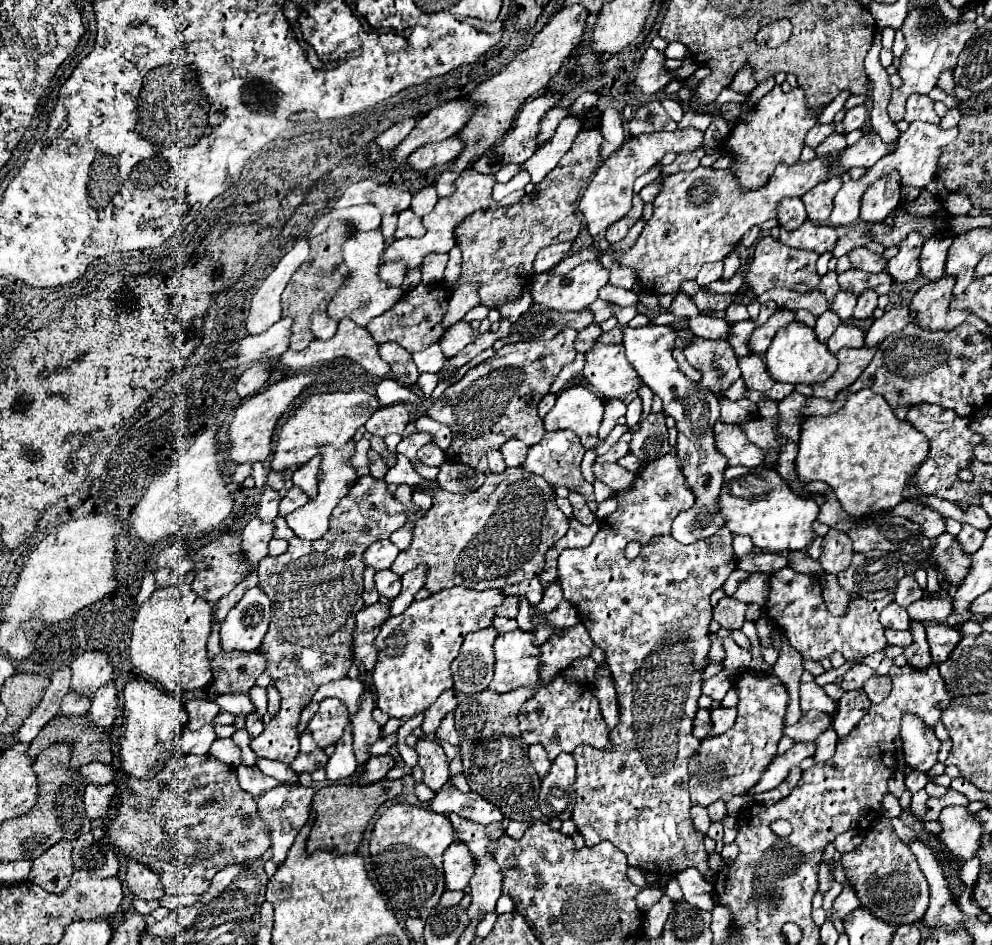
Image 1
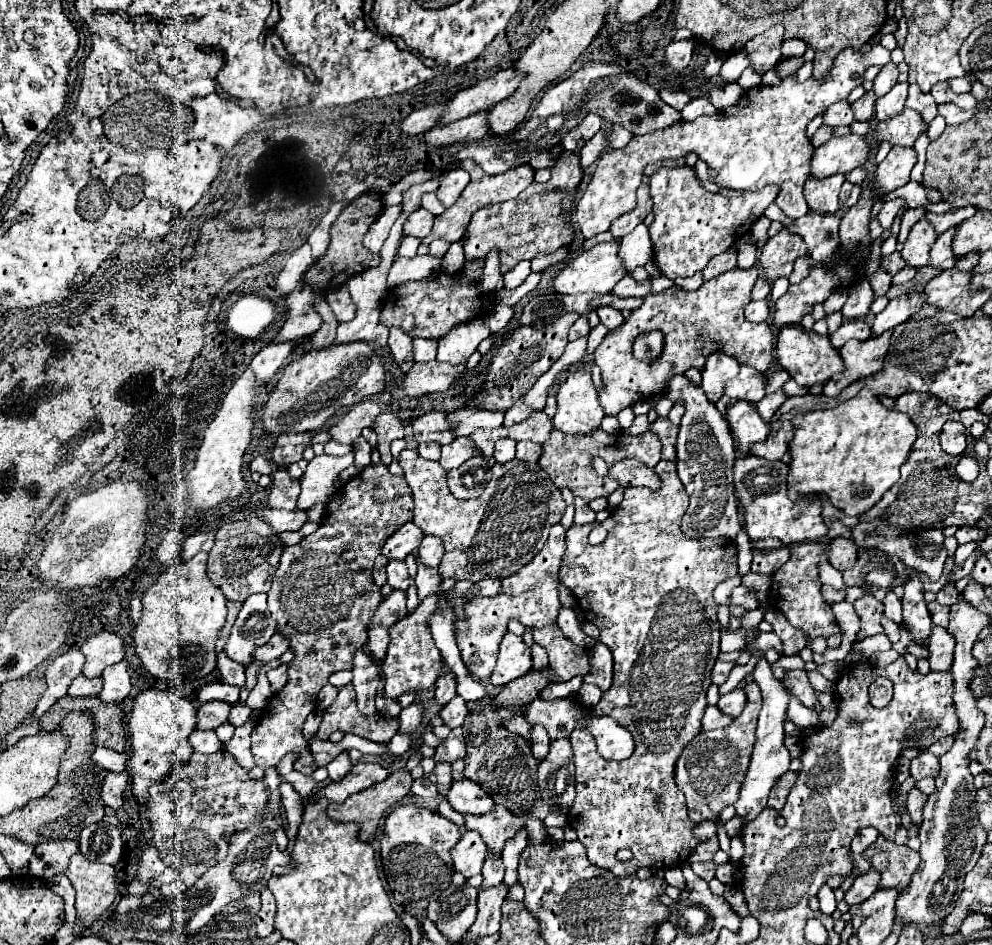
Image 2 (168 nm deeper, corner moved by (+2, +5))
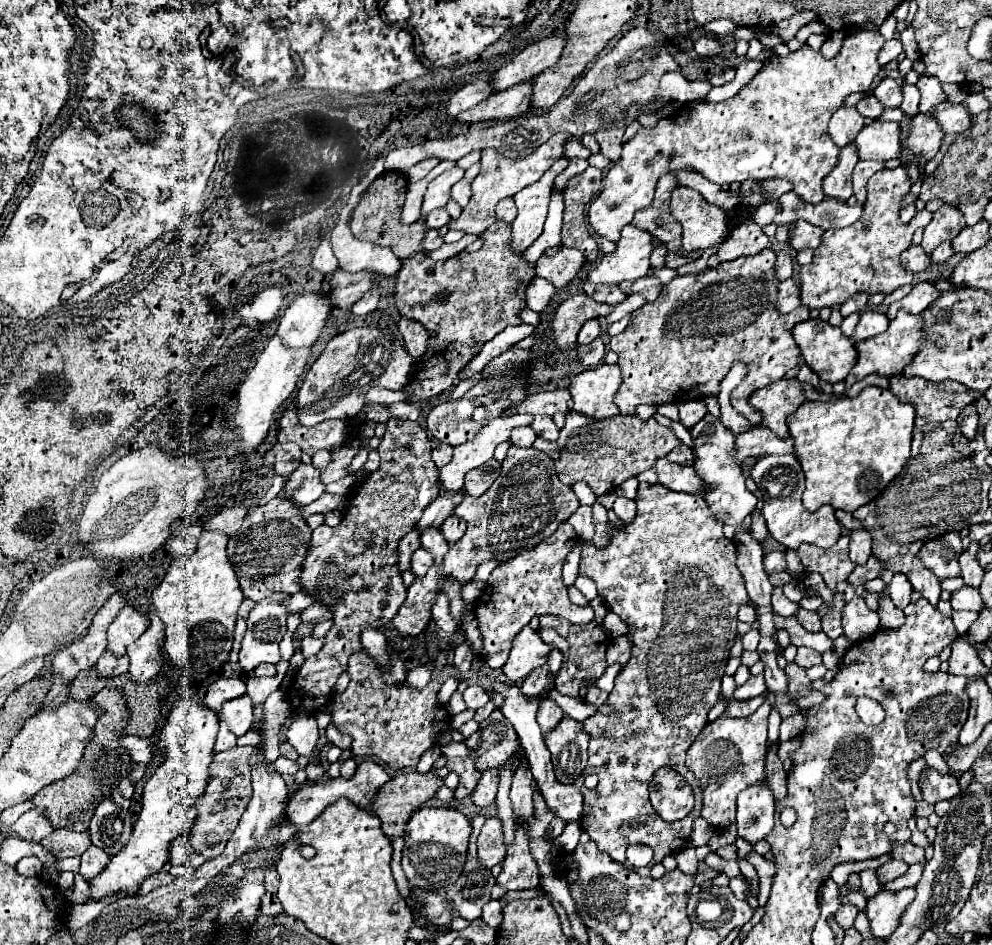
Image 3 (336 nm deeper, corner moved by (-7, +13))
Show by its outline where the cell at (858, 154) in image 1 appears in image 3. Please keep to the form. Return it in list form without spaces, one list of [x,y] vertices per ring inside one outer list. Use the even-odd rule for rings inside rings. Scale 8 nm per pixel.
[[[943,102],[933,108],[933,114],[935,114],[937,122],[943,126],[945,134],[951,134],[951,132],[961,134],[973,126],[973,116],[969,114],[969,110],[963,104]]]

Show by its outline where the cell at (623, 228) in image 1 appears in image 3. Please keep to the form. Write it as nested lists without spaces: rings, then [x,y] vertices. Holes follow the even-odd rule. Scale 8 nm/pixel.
[[[665,174],[655,190],[655,200],[651,202],[651,206],[639,210],[639,214],[635,214],[633,218],[633,226],[639,226],[643,230],[649,230],[661,244],[667,246],[669,252],[673,254],[683,254],[681,248],[681,226],[679,222],[675,222],[675,218],[671,216],[669,210],[669,202],[671,202],[671,192],[679,186],[679,180],[675,174]]]

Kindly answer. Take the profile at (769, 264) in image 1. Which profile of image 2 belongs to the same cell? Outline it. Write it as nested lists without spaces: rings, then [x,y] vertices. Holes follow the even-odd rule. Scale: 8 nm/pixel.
[[[782,228],[776,236],[768,238],[768,242],[762,246],[758,266],[760,266],[762,276],[774,282],[776,278],[790,276],[794,262],[802,256],[808,256],[808,250],[802,238]]]

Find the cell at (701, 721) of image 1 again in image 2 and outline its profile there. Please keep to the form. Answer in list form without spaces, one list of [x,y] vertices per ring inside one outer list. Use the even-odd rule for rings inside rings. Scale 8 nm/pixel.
[[[708,706],[706,712],[704,712],[704,718],[702,718],[702,730],[708,732],[708,730],[714,730],[714,728],[722,728],[722,726],[728,726],[732,722],[730,716],[722,716],[722,712],[716,708],[716,706]]]

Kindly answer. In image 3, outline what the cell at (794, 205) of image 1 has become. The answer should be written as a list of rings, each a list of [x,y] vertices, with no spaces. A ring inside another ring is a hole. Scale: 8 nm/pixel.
[[[857,32],[847,34],[843,40],[841,52],[827,60],[821,52],[805,46],[797,52],[789,52],[787,56],[773,56],[763,60],[763,68],[757,76],[735,96],[725,102],[707,102],[707,100],[693,100],[681,104],[681,108],[659,122],[655,130],[641,128],[635,138],[623,144],[623,156],[617,164],[611,166],[605,178],[603,192],[591,202],[589,208],[589,224],[593,226],[595,234],[619,242],[621,228],[631,224],[637,210],[643,210],[651,204],[657,180],[663,174],[673,170],[693,170],[703,174],[707,180],[715,184],[731,184],[731,182],[745,182],[749,178],[787,178],[793,184],[793,192],[799,194],[805,202],[817,204],[825,198],[823,192],[823,178],[835,168],[839,160],[841,148],[829,138],[827,124],[833,112],[837,112],[845,98],[853,92],[867,92],[871,88],[873,78],[879,72],[877,54],[885,38],[879,32]]]

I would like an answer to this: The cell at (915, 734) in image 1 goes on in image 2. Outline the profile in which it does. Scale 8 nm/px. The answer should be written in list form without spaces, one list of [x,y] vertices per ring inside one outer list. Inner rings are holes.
[[[920,750],[918,756],[910,762],[910,774],[916,780],[922,780],[926,776],[938,774],[938,756],[934,756],[930,750]]]

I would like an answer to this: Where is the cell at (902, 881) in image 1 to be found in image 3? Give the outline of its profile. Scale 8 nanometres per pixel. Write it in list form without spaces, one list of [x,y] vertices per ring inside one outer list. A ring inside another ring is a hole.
[[[905,842],[905,844],[895,844],[893,850],[891,850],[893,858],[899,858],[899,860],[905,860],[907,864],[915,864],[915,862],[923,862],[925,858],[925,850],[911,844],[911,842]]]

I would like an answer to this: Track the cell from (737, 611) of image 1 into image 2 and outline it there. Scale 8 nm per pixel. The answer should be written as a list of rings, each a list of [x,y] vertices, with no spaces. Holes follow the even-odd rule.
[[[738,586],[730,594],[730,606],[740,606],[744,610],[754,610],[758,606],[758,600],[754,598],[754,594],[752,594],[750,588]]]

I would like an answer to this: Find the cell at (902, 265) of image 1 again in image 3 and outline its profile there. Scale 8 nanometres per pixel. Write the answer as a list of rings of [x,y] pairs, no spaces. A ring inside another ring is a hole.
[[[943,204],[935,214],[929,226],[925,228],[921,248],[927,250],[929,254],[945,240],[953,240],[955,234],[959,234],[965,228],[965,218],[963,212],[955,206]]]

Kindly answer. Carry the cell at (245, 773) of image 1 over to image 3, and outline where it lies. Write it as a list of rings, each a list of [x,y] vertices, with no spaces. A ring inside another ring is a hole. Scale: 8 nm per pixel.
[[[280,756],[275,762],[275,769],[282,777],[286,779],[292,777],[298,771],[298,764],[296,761],[289,760]]]

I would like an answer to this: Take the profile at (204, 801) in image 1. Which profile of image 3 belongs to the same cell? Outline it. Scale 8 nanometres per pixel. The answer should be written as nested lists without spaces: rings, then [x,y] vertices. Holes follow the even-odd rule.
[[[235,746],[225,752],[217,752],[211,764],[211,782],[199,798],[199,818],[195,820],[195,826],[189,832],[189,840],[193,848],[205,856],[205,858],[215,858],[223,852],[227,840],[231,838],[233,830],[239,824],[241,814],[247,810],[247,804],[251,800],[253,788],[251,788],[251,766],[249,758],[255,754],[255,748],[251,746]]]

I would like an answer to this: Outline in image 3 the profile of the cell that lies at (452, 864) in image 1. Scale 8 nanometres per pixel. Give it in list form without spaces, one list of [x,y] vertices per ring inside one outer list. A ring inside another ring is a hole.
[[[487,818],[479,836],[477,856],[483,866],[493,868],[505,860],[507,846],[503,842],[503,822],[499,818]]]

